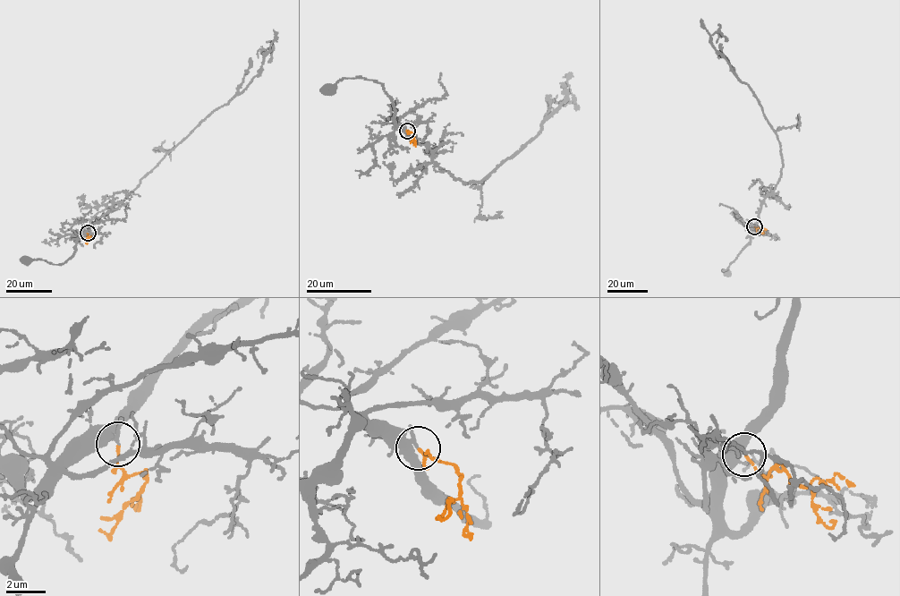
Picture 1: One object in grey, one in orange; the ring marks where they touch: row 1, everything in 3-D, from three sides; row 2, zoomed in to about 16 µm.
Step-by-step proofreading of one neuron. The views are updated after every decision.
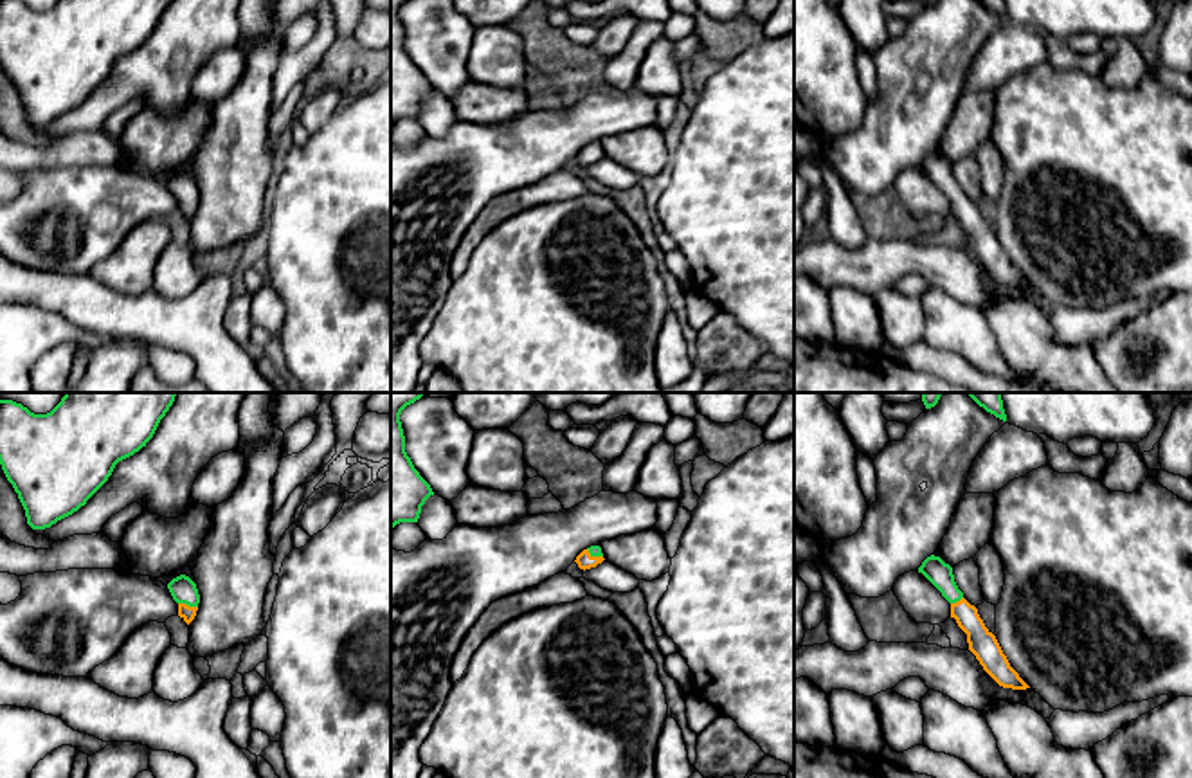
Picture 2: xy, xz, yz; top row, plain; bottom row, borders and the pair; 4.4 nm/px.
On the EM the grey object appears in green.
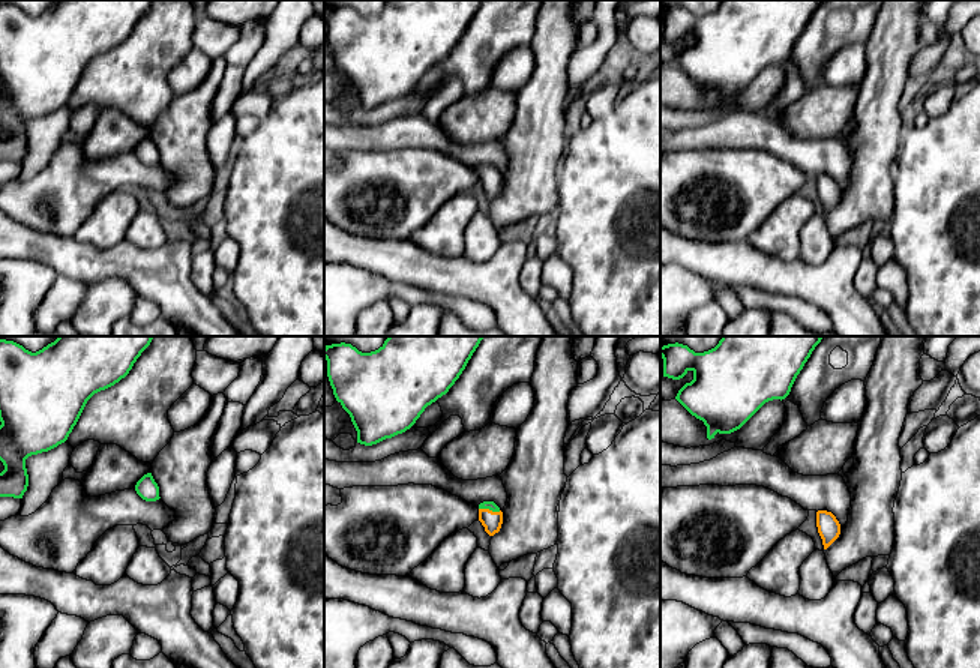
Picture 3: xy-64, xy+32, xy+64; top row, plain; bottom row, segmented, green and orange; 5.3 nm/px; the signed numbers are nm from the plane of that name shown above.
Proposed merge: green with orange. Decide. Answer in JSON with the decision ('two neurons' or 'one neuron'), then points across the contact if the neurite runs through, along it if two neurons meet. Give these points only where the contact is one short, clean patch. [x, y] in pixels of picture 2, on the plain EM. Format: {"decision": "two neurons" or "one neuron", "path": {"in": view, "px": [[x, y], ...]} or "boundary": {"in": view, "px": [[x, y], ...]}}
{"decision": "one neuron", "path": {"in": "xy", "px": [[182, 186], [188, 200], [188, 209]]}}

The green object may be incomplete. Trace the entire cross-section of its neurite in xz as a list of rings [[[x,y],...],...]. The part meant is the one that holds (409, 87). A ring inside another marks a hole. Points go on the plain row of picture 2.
[[[391,0],[391,126],[400,119],[418,119],[421,103],[434,92],[405,49],[402,7],[411,0]]]

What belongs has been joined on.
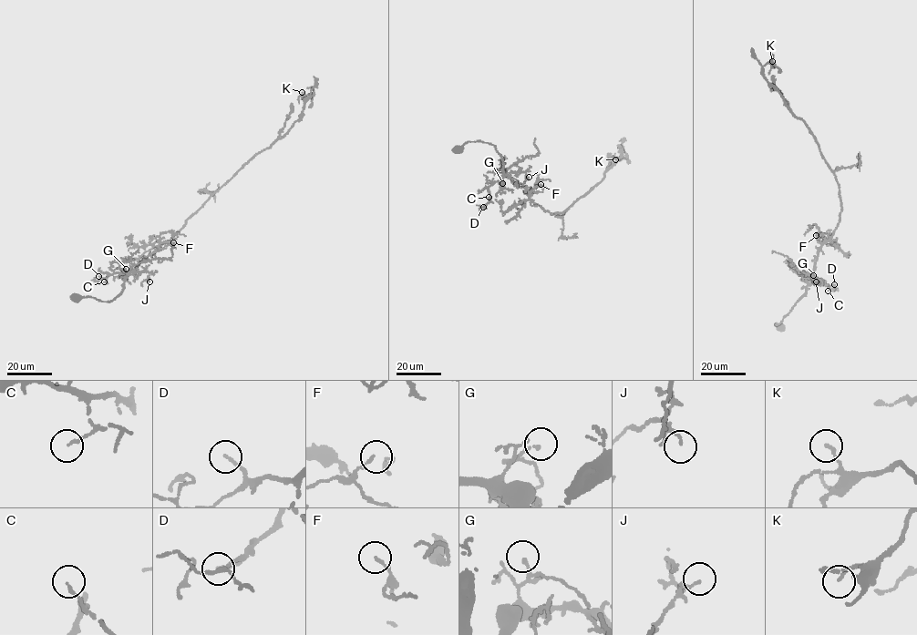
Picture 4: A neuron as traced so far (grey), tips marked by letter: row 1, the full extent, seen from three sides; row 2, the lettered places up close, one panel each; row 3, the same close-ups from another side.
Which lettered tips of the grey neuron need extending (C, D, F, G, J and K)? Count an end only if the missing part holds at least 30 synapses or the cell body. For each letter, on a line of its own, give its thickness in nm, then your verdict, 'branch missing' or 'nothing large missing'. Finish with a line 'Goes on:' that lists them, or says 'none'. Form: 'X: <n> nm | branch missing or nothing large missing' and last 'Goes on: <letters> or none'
C: 120 nm | nothing large missing
D: 110 nm | nothing large missing
F: 100 nm | nothing large missing
G: 110 nm | nothing large missing
J: 80 nm | nothing large missing
K: 110 nm | nothing large missing
Goes on: none

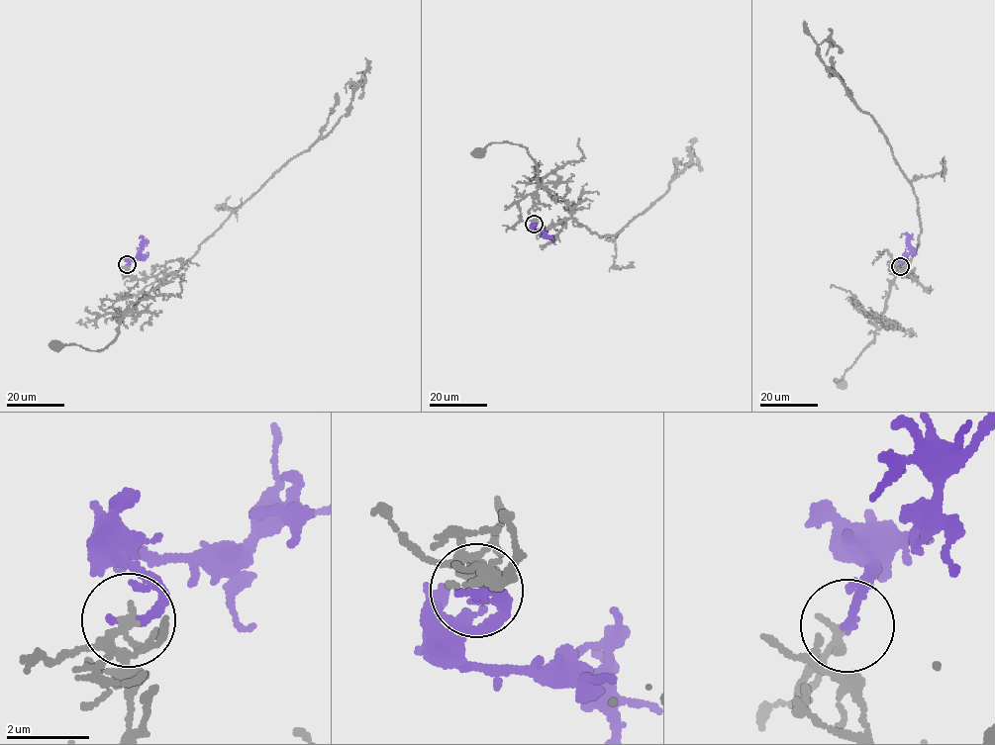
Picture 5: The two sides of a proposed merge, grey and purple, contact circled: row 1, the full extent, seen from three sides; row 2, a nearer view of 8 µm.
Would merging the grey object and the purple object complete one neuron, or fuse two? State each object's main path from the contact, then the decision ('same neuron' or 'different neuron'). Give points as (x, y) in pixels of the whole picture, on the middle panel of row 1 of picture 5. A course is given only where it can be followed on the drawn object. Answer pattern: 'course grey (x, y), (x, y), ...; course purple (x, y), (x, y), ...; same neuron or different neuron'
course grey (534, 224), (541, 233), (571, 216), (571, 212), (540, 185), (536, 164), (526, 147), (493, 142), (480, 151); course purple (534, 224), (534, 229), (541, 229), (546, 233), (544, 235), (540, 229); same neuron

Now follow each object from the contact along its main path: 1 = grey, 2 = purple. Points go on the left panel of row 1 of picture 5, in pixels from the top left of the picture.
1: (127, 264), (123, 275), (163, 280), (122, 320), (119, 332), (105, 347), (57, 345)
2: (127, 264), (128, 259), (134, 260), (142, 249), (143, 236), (140, 238)

